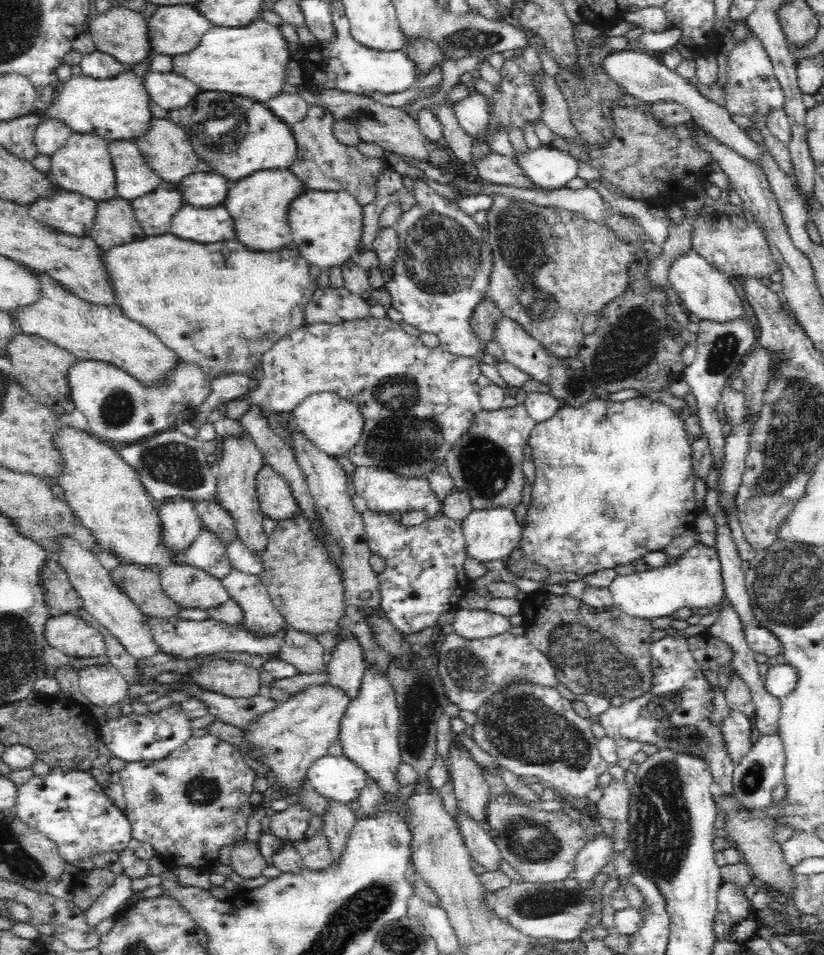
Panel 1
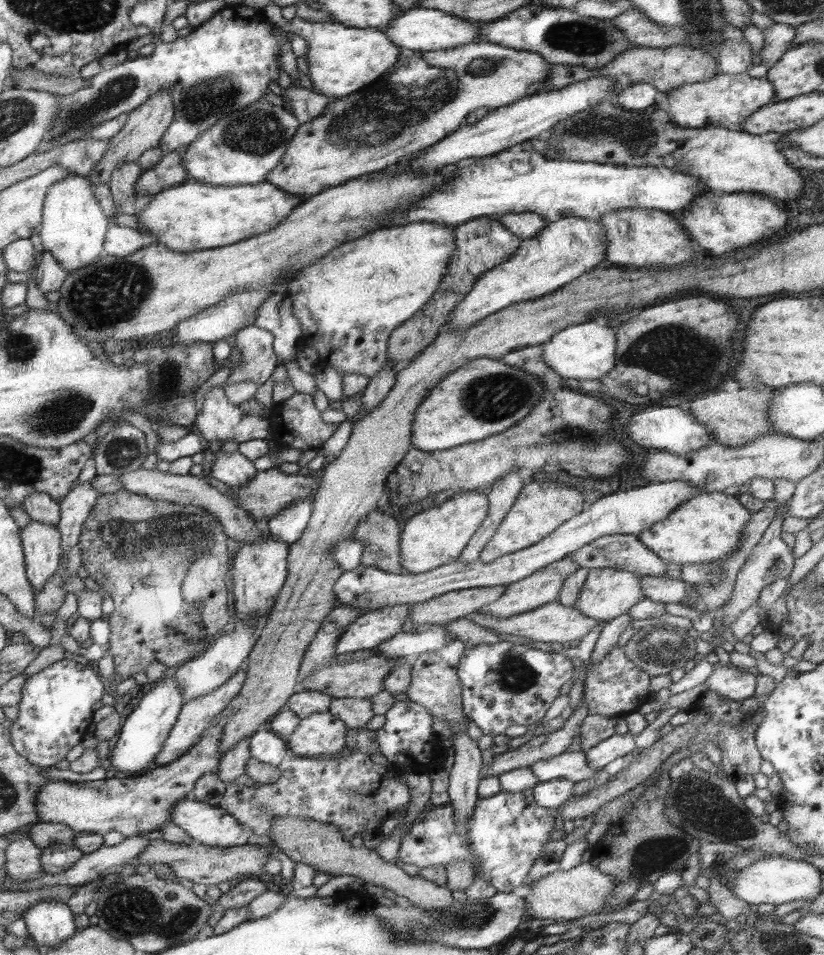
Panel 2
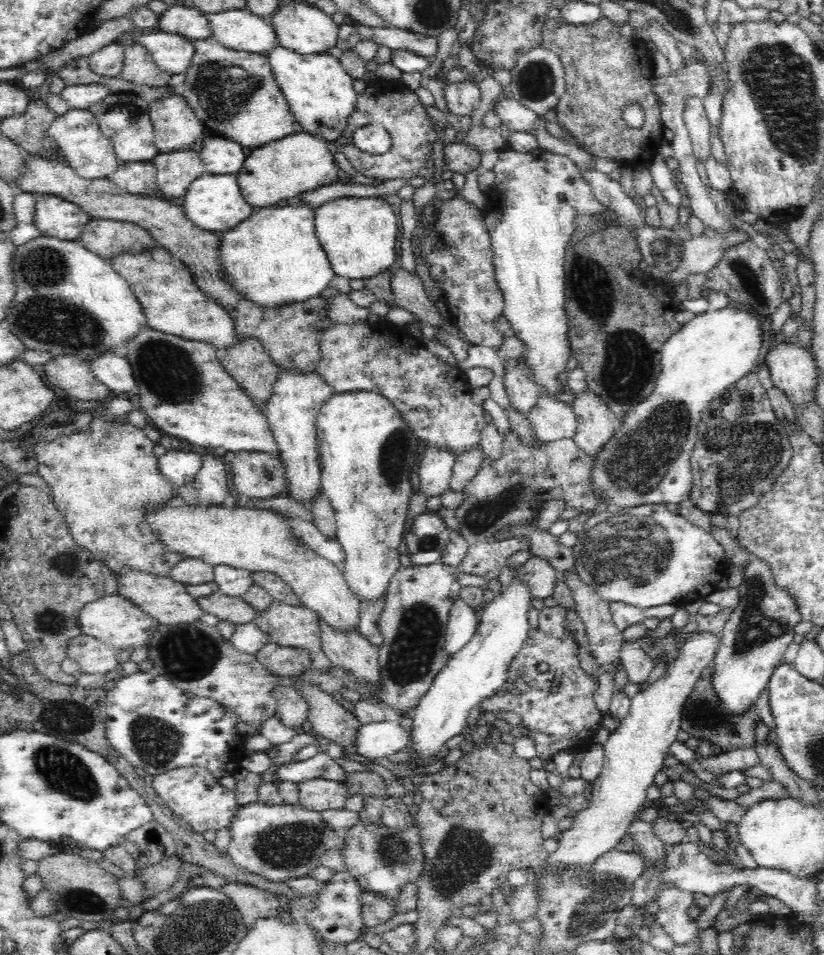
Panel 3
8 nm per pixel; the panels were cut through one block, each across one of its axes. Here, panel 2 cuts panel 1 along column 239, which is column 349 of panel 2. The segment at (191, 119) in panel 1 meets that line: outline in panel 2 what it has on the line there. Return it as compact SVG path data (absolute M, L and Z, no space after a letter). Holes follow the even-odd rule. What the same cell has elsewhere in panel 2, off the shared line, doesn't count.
M476 40L456 49L426 52L401 49L400 60L378 81L348 97L330 100L322 114L301 124L292 144L285 150L281 164L269 173L268 181L289 191L290 195L308 197L322 193L330 186L382 172L445 140L465 124L474 109L486 106L493 110L513 104L538 92L549 76L550 63L541 54L516 50L496 42Z

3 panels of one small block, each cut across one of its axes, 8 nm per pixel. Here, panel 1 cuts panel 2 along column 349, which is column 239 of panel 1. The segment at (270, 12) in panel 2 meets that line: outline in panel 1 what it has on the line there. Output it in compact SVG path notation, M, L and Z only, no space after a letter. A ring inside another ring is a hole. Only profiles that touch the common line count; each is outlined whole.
M256 19L239 27L213 26L199 40L194 50L170 58L171 72L194 82L203 92L226 92L266 102L282 93L285 72L292 54L278 25Z

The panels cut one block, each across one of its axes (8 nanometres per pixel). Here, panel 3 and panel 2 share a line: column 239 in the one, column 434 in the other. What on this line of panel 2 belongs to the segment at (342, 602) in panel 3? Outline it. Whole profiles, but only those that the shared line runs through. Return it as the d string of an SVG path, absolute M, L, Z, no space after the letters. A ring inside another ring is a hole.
M479 490L462 491L439 506L431 506L429 510L408 512L400 533L402 568L412 574L420 574L458 559L489 516L489 504L489 496Z

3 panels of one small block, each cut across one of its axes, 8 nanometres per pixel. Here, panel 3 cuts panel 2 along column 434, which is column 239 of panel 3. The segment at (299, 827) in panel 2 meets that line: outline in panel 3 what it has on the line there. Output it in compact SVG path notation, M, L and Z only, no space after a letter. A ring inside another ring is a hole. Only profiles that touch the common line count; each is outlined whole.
M227 882L220 890L228 895L238 907L243 921L249 929L257 918L268 917L274 913L278 914L278 910L281 909L276 895L261 888Z

